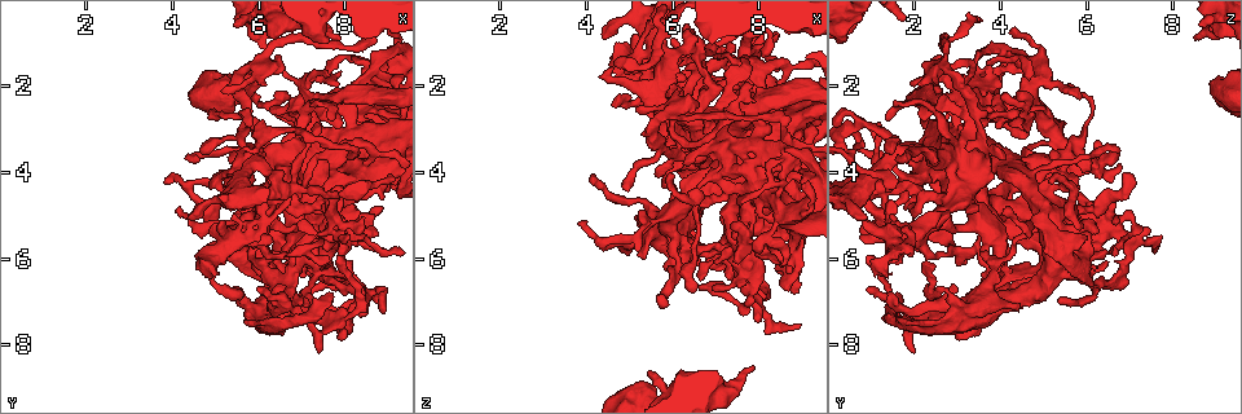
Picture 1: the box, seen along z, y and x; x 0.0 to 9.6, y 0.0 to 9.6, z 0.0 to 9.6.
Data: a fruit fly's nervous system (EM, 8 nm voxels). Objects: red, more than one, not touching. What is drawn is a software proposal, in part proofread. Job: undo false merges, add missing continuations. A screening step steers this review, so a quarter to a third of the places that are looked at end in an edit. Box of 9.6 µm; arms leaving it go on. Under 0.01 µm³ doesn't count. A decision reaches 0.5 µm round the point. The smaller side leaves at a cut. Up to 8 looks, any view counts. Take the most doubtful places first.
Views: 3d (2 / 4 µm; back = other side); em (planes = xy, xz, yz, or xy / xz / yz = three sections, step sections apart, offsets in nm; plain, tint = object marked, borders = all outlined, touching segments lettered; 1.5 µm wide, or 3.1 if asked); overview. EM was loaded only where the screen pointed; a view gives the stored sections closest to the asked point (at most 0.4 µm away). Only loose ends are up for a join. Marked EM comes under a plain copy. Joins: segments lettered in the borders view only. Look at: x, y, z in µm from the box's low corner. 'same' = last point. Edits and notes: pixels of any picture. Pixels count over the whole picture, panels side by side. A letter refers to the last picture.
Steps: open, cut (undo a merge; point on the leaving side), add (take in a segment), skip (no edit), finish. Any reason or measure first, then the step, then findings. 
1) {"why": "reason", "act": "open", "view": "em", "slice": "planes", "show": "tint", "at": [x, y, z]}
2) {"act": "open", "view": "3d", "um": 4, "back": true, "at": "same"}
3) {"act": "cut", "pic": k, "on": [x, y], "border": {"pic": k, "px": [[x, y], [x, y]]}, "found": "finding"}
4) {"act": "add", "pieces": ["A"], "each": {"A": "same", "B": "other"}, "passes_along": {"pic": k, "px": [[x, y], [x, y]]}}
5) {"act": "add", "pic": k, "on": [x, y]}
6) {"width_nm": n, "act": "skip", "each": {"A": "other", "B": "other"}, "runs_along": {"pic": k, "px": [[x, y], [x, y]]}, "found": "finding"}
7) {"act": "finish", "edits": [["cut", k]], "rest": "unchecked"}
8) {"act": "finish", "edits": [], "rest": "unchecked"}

{"why": "tapers out", "act": "open", "view": "em", "slice": "planes", "show": "borders", "at": [8.45, 5.15, 0.80]}

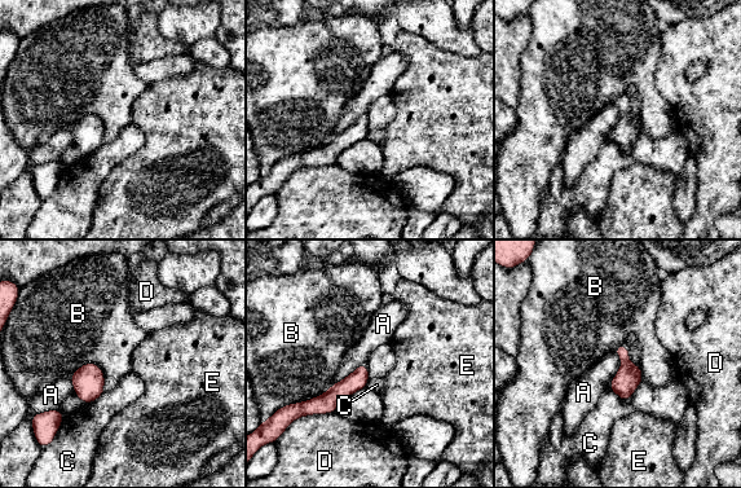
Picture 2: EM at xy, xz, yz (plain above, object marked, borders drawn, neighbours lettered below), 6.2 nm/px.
{"act": "skip", "each": {"A": "other", "B": "other", "C": "other", "D": "other", "E": "other"}, "runs_along": {"pic": 2, "px": [[365, 368], [327, 403], [308, 409]]}, "found": "none of them fits"}

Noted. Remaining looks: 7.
{"why": "branch stops here", "act": "open", "view": "em", "slice": "planes", "show": "borders", "at": [7.90, 0.90, 8.55]}

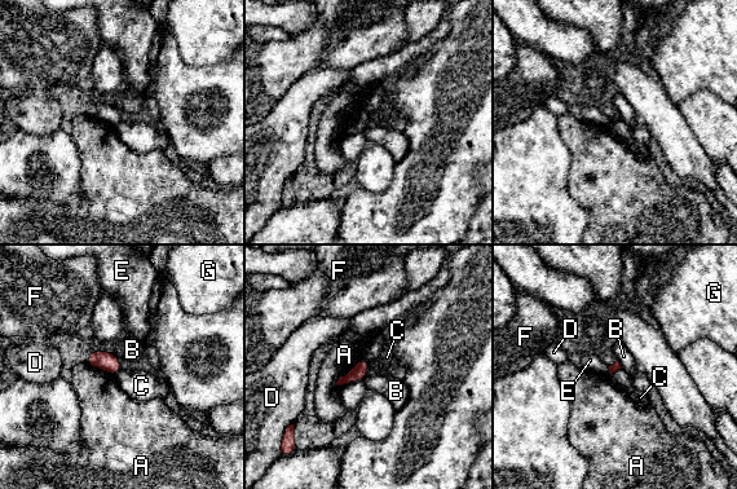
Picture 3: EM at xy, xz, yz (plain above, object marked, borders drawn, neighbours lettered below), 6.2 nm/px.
{"act": "skip", "each": {"A": "other", "B": "other", "C": "other", "D": "other", "E": "other", "F": "other", "G": "other"}, "border": {"pic": 3, "px": [[370, 362], [365, 375]]}, "found": "none of them fits"}

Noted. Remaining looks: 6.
{"why": "closes a loop", "act": "open", "view": "em", "slice": "planes", "show": "borders", "at": [8.65, 1.85, 3.75]}

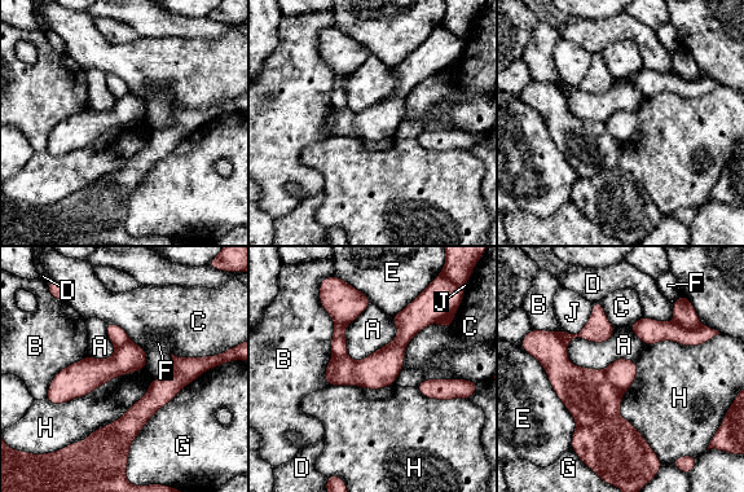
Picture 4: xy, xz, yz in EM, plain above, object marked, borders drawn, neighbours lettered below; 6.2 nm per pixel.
{"act": "skip", "each": {"A": "other", "B": "other", "C": "other", "D": "other", "E": "other", "F": "other", "G": "other", "H": "other", "J": "other"}, "found": "one neuron here"}

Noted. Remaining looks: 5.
{"act": "finish", "edits": [], "rest": "unchecked"}

